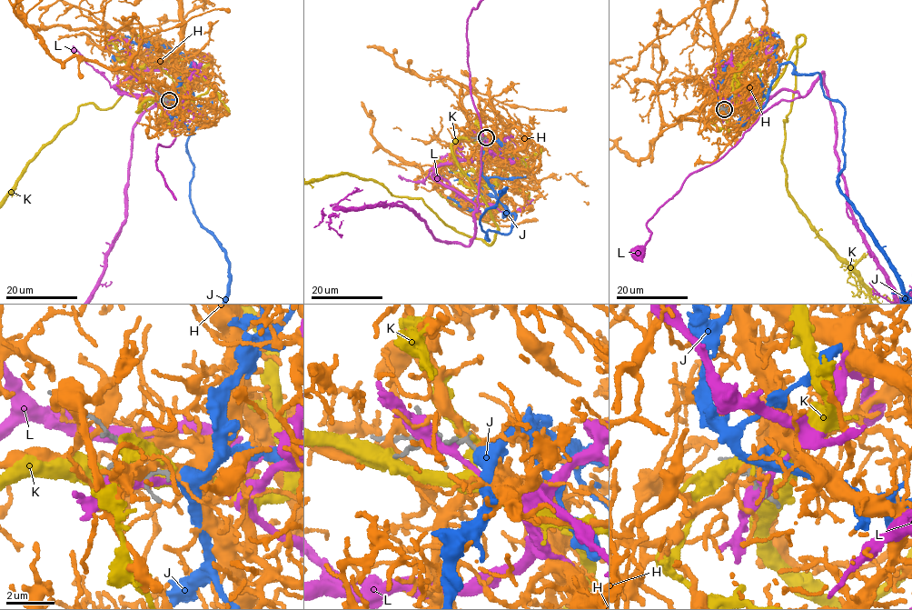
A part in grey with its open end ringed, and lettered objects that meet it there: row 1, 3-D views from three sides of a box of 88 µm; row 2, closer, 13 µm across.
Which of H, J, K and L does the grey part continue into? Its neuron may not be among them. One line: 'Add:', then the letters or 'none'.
Add: none

